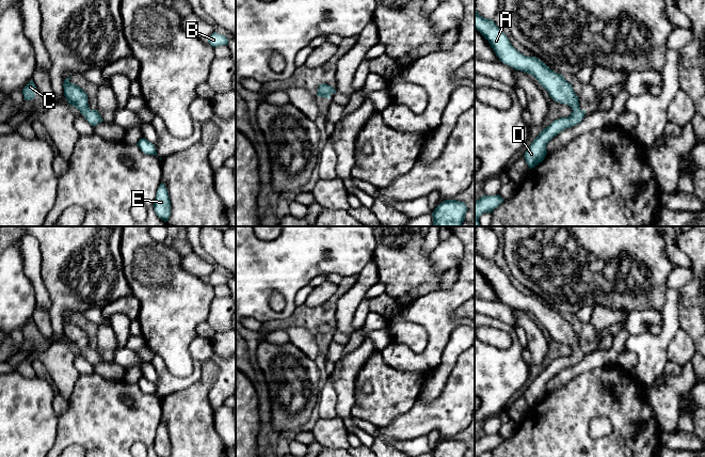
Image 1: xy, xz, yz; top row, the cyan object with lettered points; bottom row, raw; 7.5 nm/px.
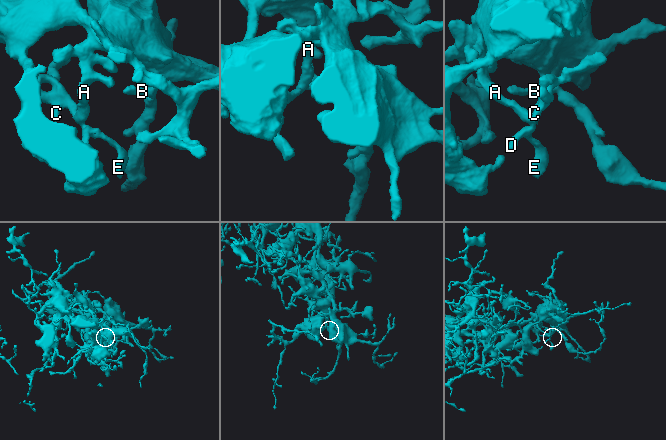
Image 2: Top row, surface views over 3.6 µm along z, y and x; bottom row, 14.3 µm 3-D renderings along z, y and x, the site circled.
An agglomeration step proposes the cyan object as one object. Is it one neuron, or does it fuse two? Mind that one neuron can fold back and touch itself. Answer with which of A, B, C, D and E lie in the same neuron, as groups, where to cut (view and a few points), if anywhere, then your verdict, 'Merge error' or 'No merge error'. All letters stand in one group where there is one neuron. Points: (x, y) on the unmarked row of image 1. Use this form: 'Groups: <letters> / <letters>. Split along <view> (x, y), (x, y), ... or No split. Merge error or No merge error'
Groups: A B C D E. No split. No merge error

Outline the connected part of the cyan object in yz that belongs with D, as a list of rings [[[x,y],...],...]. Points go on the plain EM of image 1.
[[[476,248],[475,268],[488,280],[502,302],[532,314],[555,341],[565,343],[573,349],[568,357],[558,358],[544,367],[528,387],[524,396],[529,408],[532,408],[544,399],[547,393],[547,382],[562,369],[579,363],[584,357],[586,349],[580,348],[578,335],[572,324],[561,313],[551,310],[539,297],[527,296],[517,290],[494,259],[480,255]]]

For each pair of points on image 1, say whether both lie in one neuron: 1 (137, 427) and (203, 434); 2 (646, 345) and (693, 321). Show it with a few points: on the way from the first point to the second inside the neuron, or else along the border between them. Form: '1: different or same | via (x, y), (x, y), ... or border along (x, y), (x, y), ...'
1: different | border along (159, 399), (161, 421)
2: different | border along (678, 303), (678, 325), (681, 328)

